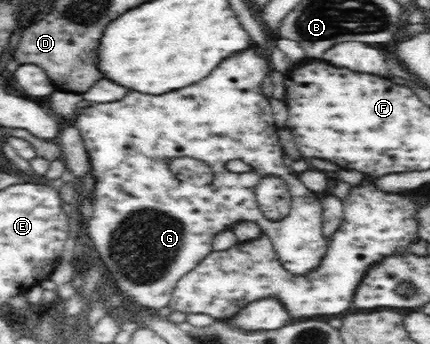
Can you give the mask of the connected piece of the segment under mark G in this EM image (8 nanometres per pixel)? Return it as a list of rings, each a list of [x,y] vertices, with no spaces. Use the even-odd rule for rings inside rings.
[[[248,49],[244,53],[236,53],[236,57],[228,57],[228,61],[224,61],[224,65],[219,65],[218,69],[210,72],[203,80],[198,81],[196,85],[188,85],[182,89],[175,89],[162,95],[136,93],[136,91],[128,91],[126,97],[122,97],[120,101],[111,101],[110,103],[97,103],[93,106],[88,106],[86,109],[81,109],[75,119],[74,125],[80,130],[82,139],[84,140],[88,154],[90,155],[91,172],[95,176],[95,200],[93,201],[93,211],[89,221],[86,223],[88,228],[89,237],[91,238],[94,251],[97,251],[101,262],[106,266],[106,273],[110,275],[115,281],[116,290],[120,291],[122,295],[125,295],[128,299],[131,299],[134,303],[148,307],[152,310],[160,309],[169,305],[169,301],[172,299],[172,294],[176,284],[186,274],[189,274],[195,267],[202,263],[209,253],[214,251],[213,237],[220,232],[233,231],[236,224],[242,222],[252,222],[261,227],[264,234],[268,236],[268,239],[273,243],[276,250],[278,259],[283,263],[283,266],[290,272],[296,275],[304,275],[310,273],[312,270],[319,266],[319,263],[324,259],[326,255],[329,238],[327,238],[322,231],[323,228],[323,207],[317,194],[306,188],[302,182],[300,182],[297,173],[295,173],[290,167],[284,164],[284,151],[281,140],[279,139],[279,128],[276,125],[274,119],[274,112],[270,105],[270,100],[264,93],[262,93],[262,79],[270,75],[272,67],[269,64],[268,58],[260,56],[258,53],[254,53],[254,49]],[[178,157],[190,157],[195,158],[204,163],[208,163],[213,168],[215,178],[212,179],[211,184],[207,186],[195,187],[187,182],[181,182],[178,178],[172,175],[172,172],[165,167],[166,161],[172,160]],[[242,160],[247,165],[252,167],[248,172],[230,172],[224,168],[226,161]],[[266,176],[276,176],[283,179],[288,183],[288,189],[290,189],[291,195],[291,210],[286,217],[280,217],[278,220],[272,220],[266,215],[261,213],[261,209],[257,204],[255,187],[260,183],[262,178]]]

